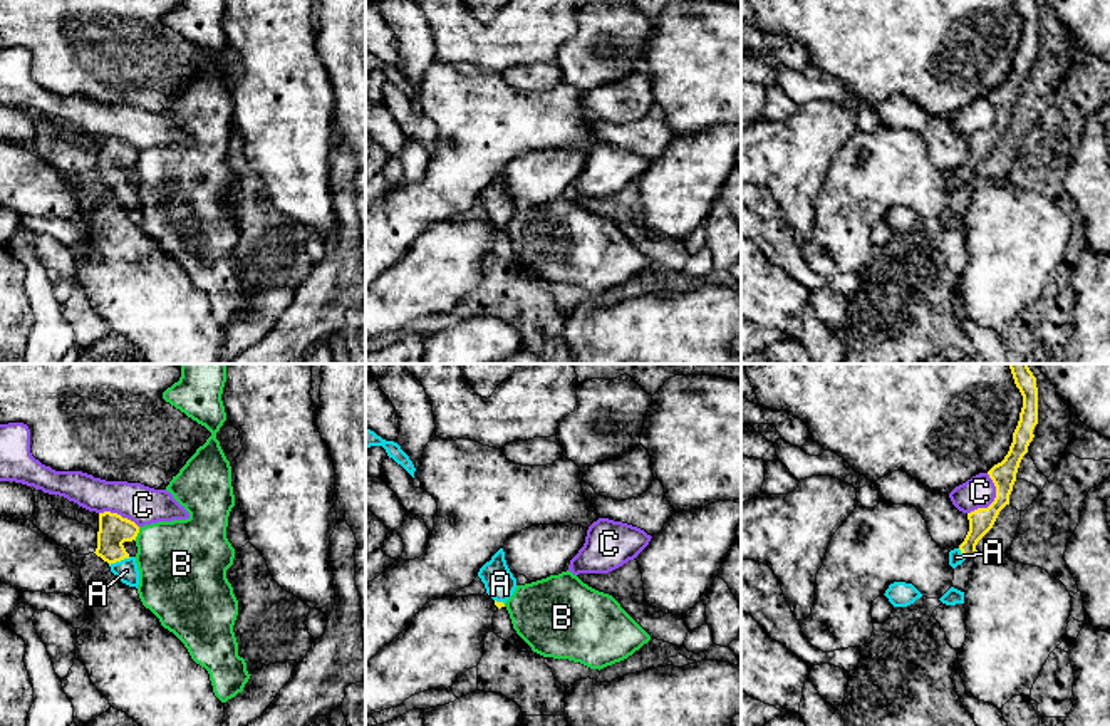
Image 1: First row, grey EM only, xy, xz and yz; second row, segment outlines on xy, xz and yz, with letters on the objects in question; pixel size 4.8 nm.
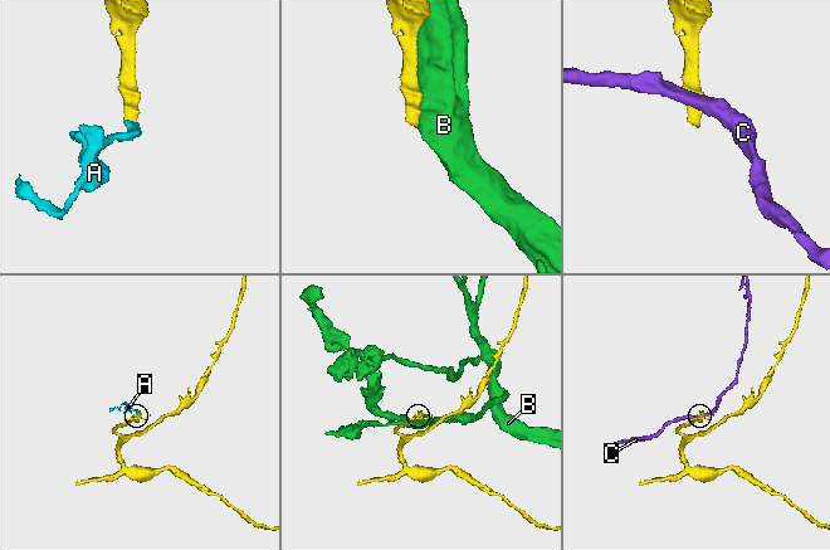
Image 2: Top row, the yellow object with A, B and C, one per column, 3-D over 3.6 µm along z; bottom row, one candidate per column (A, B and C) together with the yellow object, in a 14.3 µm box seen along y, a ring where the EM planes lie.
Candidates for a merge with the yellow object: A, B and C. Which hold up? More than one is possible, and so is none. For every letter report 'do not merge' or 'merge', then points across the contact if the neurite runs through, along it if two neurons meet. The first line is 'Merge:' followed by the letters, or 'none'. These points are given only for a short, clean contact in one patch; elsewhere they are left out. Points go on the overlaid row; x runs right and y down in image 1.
Merge: A
A: merge; runs through xy (114, 530), (114, 554), (119, 560), (126, 570)
B: do not merge
C: do not merge; border along yz (988, 473), (995, 498), (968, 513)

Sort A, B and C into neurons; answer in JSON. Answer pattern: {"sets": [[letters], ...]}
{"sets": [["A"], ["B"], ["C"]]}

